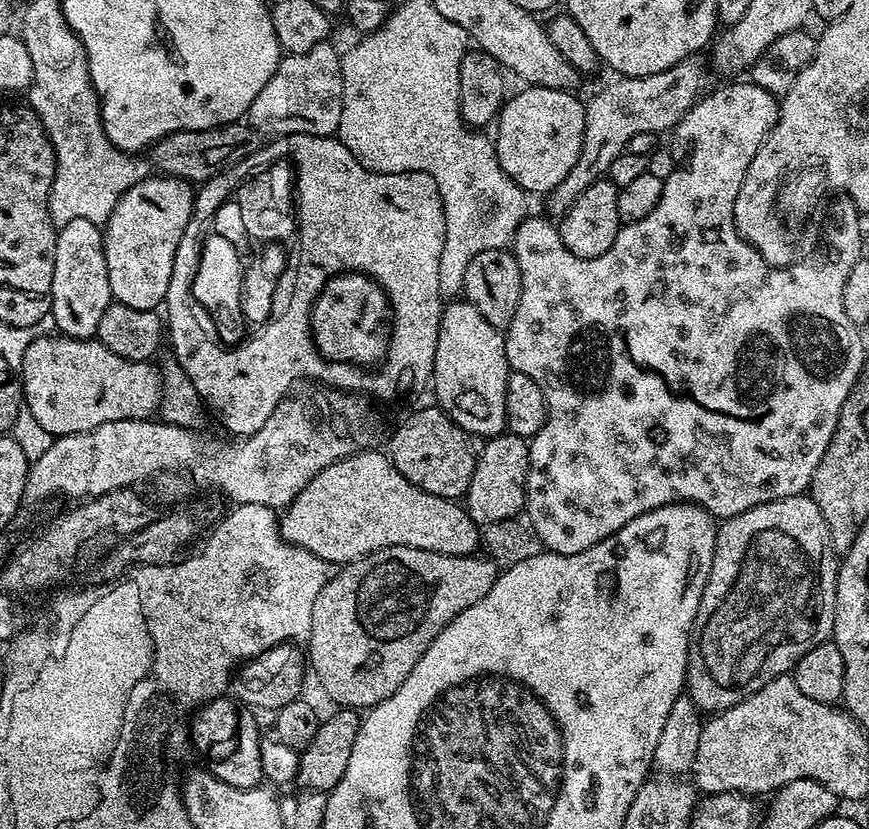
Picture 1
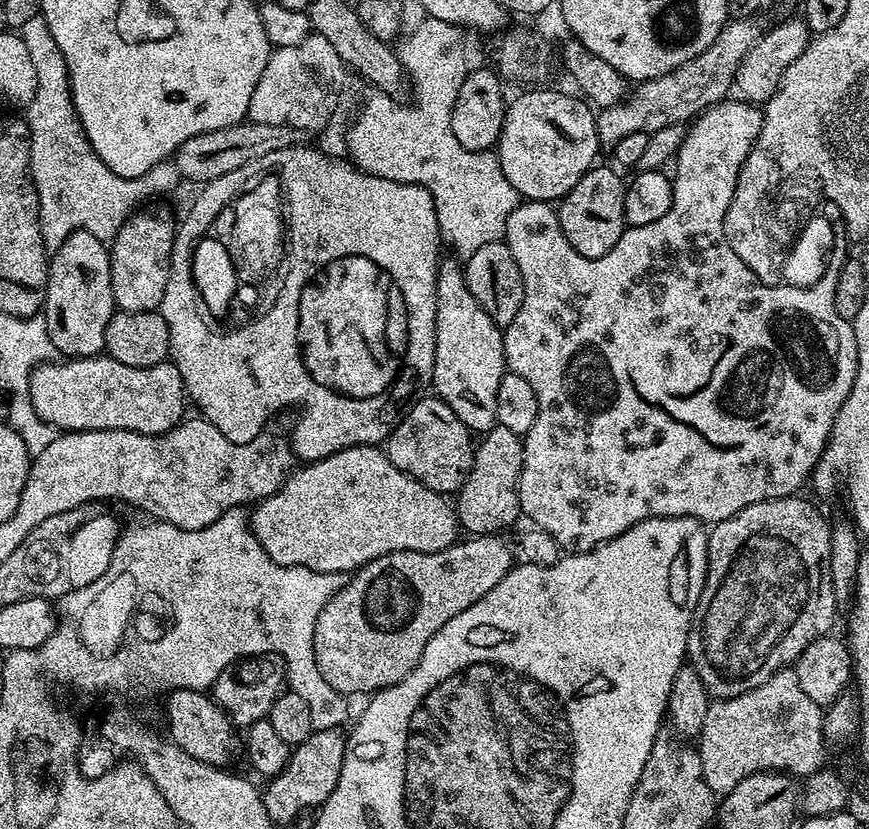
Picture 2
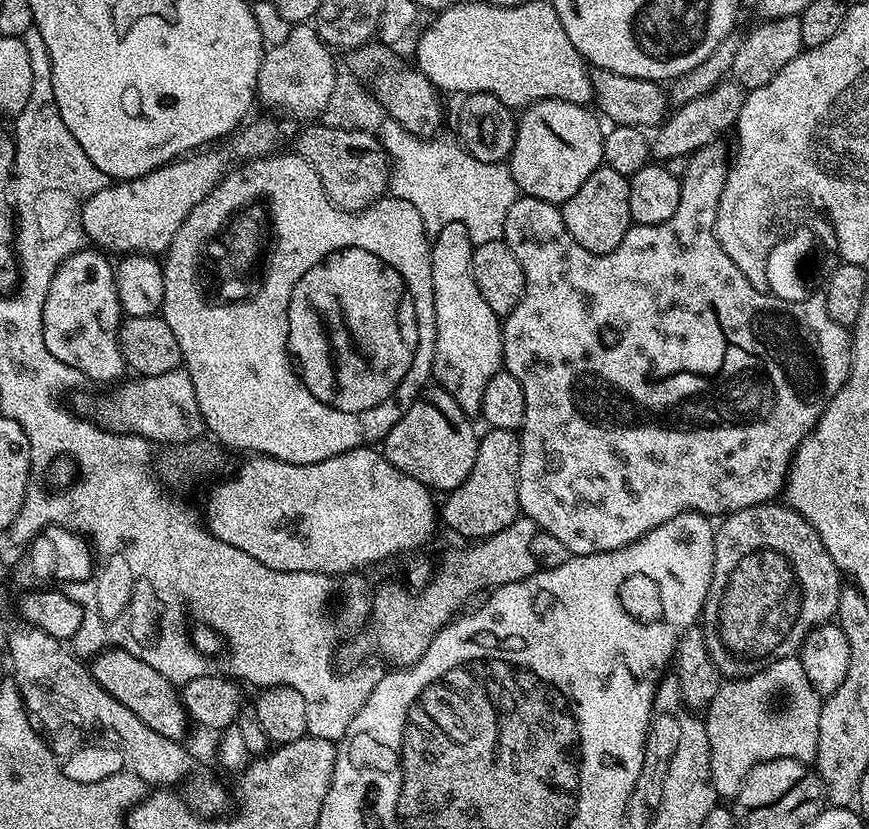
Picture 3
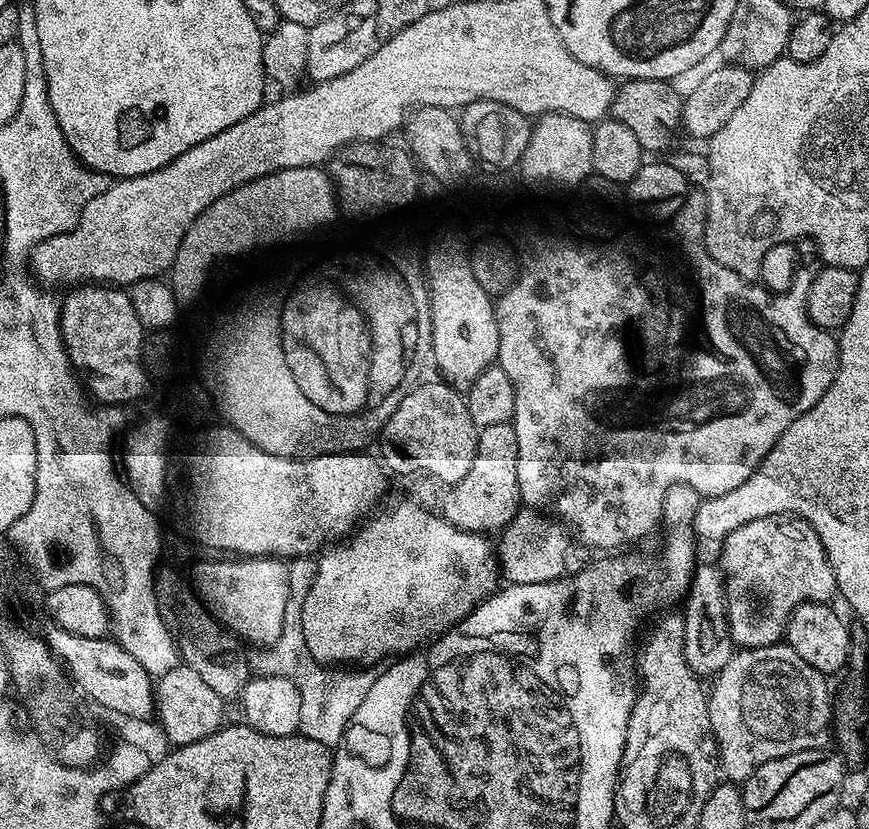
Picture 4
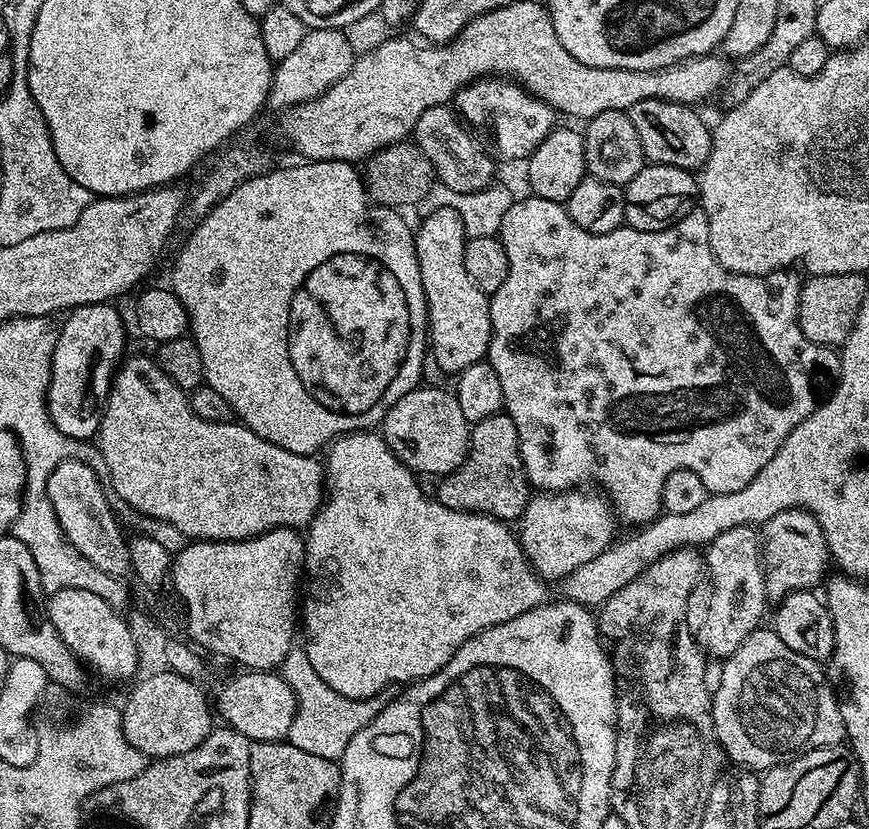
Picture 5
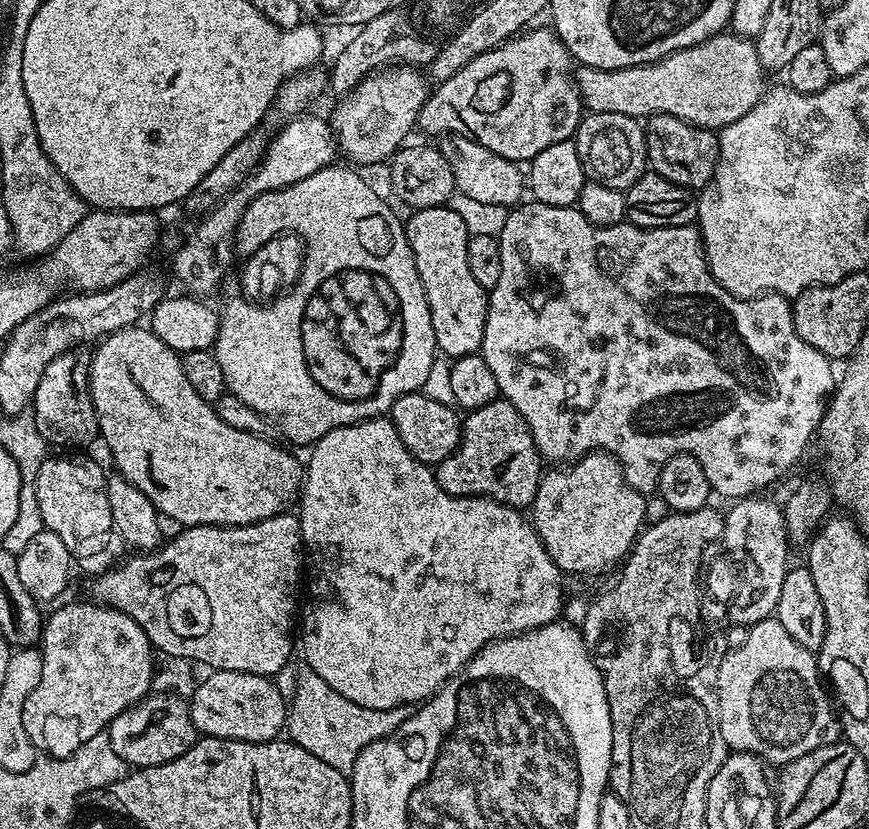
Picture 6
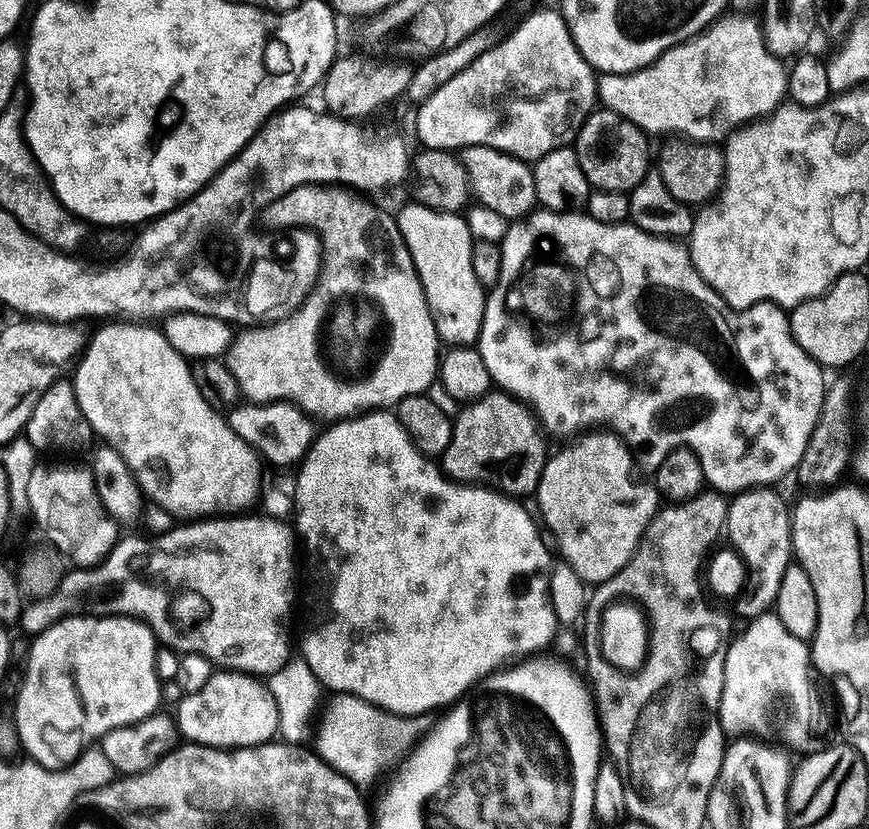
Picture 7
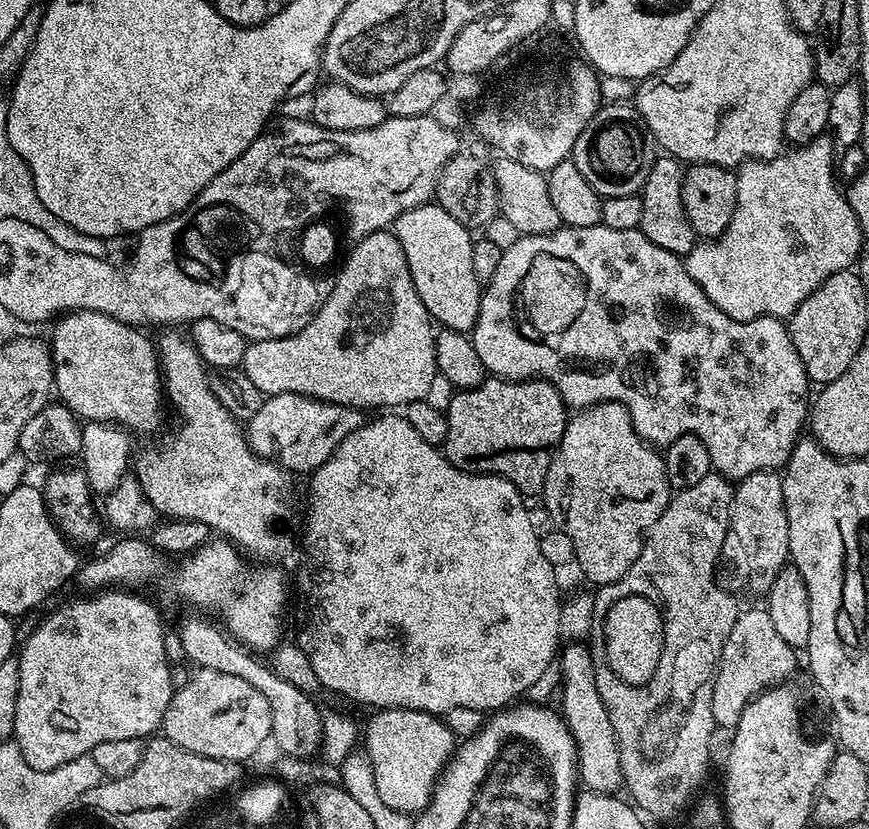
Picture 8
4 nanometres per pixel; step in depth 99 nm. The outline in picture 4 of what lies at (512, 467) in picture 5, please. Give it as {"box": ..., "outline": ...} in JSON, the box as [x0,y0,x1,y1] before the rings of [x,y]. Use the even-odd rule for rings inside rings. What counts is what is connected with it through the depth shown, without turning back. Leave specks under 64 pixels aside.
{"box":[442,424,522,534],"outline":[[[511,424],[486,426],[476,438],[474,462],[466,478],[451,485],[444,496],[442,515],[458,530],[481,534],[499,533],[522,507],[518,490],[518,434]]]}

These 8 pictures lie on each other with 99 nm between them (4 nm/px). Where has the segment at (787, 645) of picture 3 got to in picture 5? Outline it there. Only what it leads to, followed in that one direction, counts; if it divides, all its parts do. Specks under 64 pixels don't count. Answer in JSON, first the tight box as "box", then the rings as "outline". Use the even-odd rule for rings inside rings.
{"box":[762,508,830,602],"outline":[[[791,508],[782,514],[774,514],[768,523],[762,528],[762,555],[764,557],[764,581],[768,591],[768,599],[779,602],[791,592],[806,592],[815,589],[820,579],[825,579],[824,571],[830,568],[830,557],[828,555],[828,543],[822,534],[822,526],[812,517],[810,512],[803,508]]]}

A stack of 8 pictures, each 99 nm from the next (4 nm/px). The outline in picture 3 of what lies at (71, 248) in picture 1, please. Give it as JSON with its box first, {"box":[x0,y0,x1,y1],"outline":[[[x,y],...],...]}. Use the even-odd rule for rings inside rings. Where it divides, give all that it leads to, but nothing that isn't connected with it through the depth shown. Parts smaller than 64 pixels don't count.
{"box":[42,246,126,385],"outline":[[[84,246],[60,263],[54,274],[54,282],[50,282],[46,306],[42,310],[42,338],[46,338],[46,350],[50,350],[58,362],[74,366],[74,370],[78,370],[89,381],[101,380],[102,383],[111,385],[125,375],[123,372],[126,372],[126,365],[120,349],[122,309],[116,289],[114,264],[107,259],[111,260],[103,251]]]}

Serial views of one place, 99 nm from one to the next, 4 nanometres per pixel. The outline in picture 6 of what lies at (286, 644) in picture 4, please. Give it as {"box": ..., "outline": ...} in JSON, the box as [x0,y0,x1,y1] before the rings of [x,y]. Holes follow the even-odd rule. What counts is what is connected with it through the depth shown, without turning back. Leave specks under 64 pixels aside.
{"box":[286,662,406,773],"outline":[[[303,662],[295,665],[296,689],[290,697],[290,707],[286,712],[286,736],[292,743],[302,746],[302,750],[310,750],[314,758],[322,758],[326,766],[334,766],[334,770],[351,773],[358,754],[370,742],[390,736],[400,723],[406,719],[399,708],[386,710],[370,710],[350,702],[350,698],[342,698],[338,690],[330,690],[310,665]]]}

